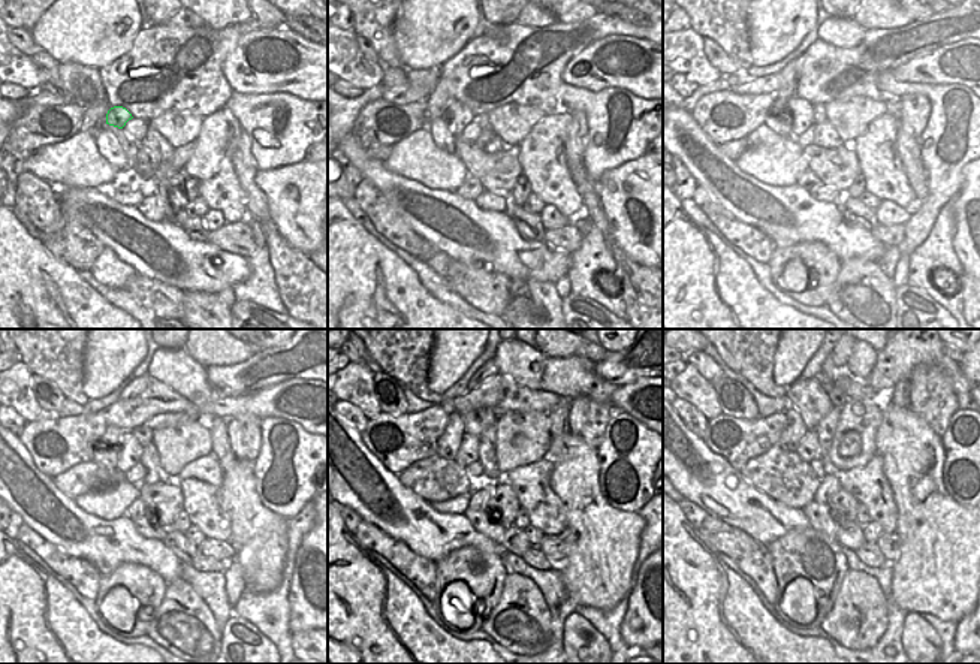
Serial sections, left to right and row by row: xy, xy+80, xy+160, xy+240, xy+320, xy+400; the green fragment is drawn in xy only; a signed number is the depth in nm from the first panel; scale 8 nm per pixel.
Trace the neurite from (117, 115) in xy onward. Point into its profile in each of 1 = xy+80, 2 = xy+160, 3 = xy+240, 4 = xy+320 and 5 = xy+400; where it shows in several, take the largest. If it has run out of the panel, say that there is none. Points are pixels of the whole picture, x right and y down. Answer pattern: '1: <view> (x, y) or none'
1: xy+80 (458, 115)
2: xy+160 (801, 111)
3: xy+240 (130, 453)
4: xy+320 (469, 450)
5: xy+400 (808, 449)

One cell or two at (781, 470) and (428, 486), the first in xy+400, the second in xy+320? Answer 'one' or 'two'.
one

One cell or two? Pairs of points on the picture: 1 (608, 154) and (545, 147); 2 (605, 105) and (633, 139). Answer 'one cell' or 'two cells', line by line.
1: two cells
2: one cell

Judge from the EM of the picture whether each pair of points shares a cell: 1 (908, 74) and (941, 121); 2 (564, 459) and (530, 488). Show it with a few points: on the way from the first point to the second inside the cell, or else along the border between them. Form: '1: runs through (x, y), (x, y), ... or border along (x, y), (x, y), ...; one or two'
1: border along (890, 71), (898, 81), (950, 82); two
2: border along (545, 456), (552, 467), (549, 486), (561, 503); two

